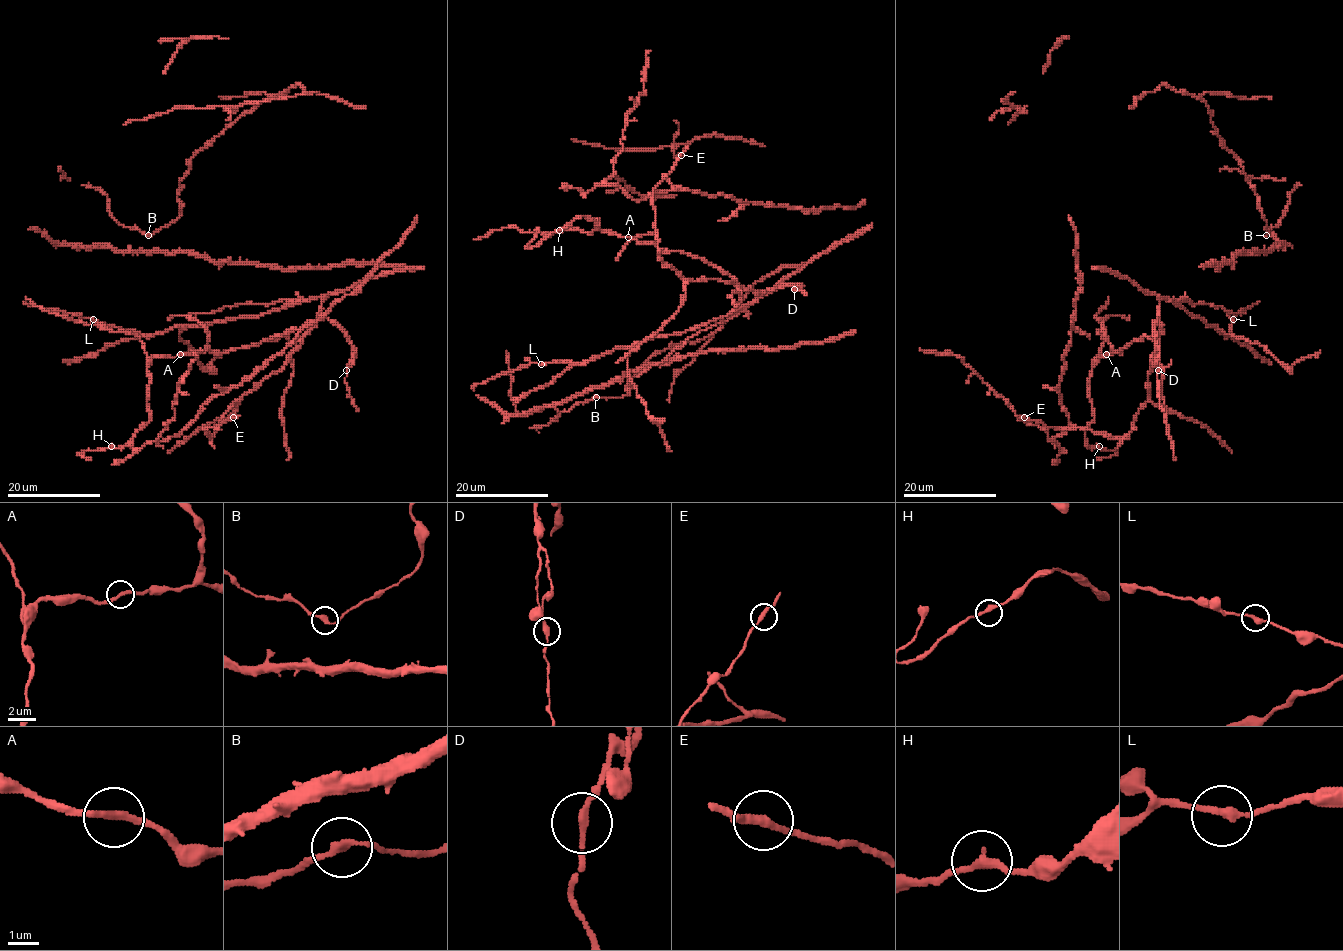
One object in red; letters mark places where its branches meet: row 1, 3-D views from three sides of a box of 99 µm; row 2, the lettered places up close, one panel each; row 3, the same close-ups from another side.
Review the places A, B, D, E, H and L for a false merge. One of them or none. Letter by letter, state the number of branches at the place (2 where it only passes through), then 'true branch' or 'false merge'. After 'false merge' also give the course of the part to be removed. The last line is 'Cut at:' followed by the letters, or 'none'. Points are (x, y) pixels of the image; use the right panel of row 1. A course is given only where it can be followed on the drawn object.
A: 2 | true branch
B: 2 | false merge
D: 2 | true branch
E: 2 | true branch
H: 2 | true branch
L: 2 | true branch
Cut at: B

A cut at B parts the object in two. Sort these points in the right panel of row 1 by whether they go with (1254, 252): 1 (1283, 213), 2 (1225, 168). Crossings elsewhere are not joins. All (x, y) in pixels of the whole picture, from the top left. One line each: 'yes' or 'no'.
1: no
2: no

